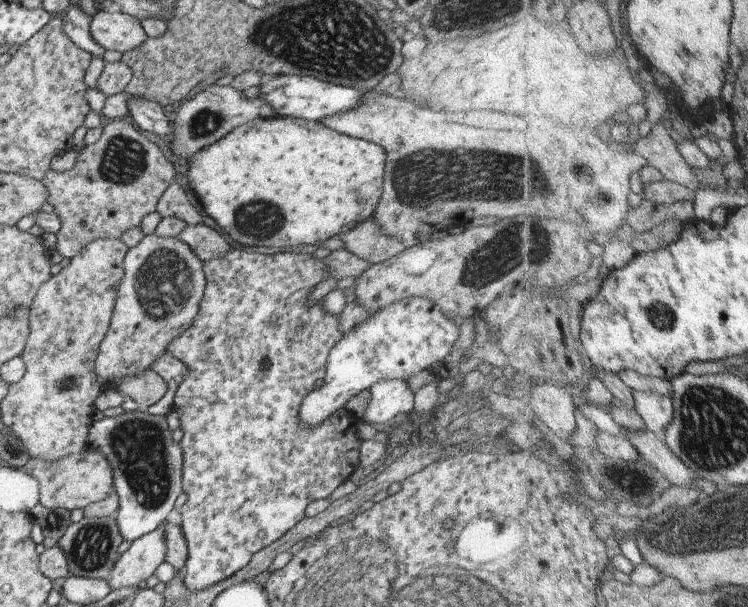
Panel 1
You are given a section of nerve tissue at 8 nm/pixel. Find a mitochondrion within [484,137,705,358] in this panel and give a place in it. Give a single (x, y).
(662, 317)

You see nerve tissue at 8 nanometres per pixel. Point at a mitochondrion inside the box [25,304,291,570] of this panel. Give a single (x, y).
(142, 449)

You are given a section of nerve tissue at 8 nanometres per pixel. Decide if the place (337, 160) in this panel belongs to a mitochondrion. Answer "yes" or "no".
no

